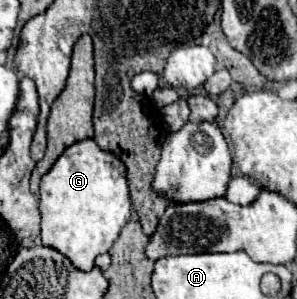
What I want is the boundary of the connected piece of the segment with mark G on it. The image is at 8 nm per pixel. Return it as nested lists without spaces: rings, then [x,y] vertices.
[[[82,140],[56,160],[40,182],[40,240],[42,246],[64,254],[78,270],[94,268],[98,254],[104,254],[116,242],[120,230],[132,214],[124,164],[96,146],[94,140]]]

